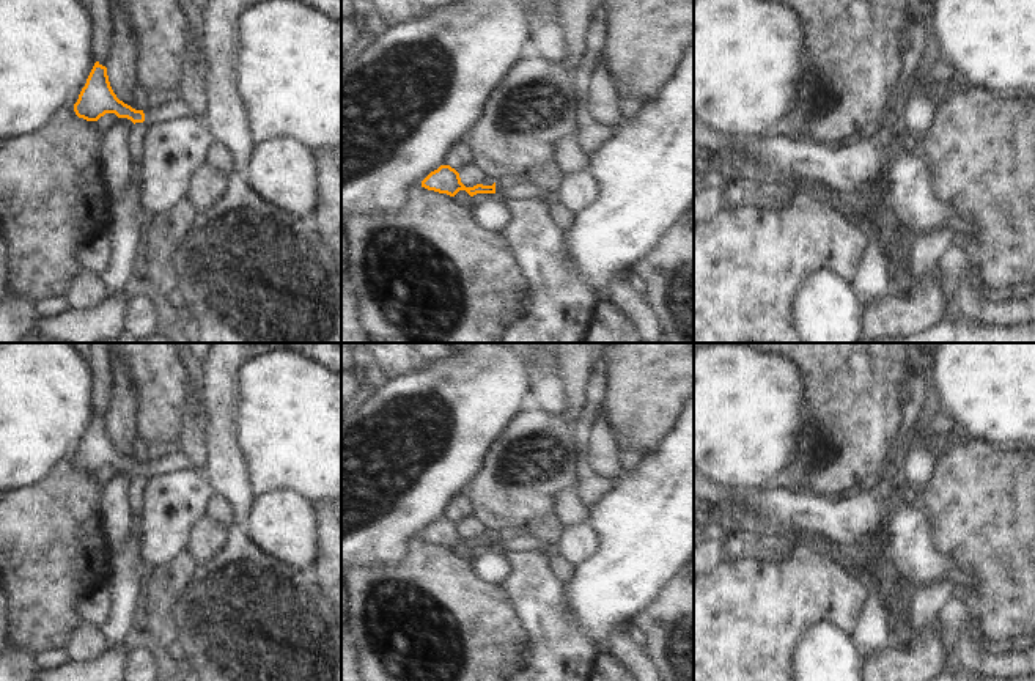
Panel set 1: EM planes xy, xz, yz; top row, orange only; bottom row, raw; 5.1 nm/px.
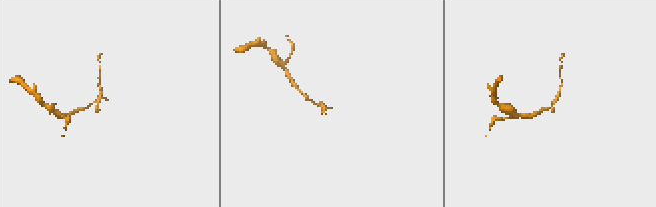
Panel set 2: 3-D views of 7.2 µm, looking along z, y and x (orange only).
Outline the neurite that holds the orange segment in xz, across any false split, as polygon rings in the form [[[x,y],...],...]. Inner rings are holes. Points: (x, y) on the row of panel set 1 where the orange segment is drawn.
[[[440,165],[437,170],[431,171],[422,181],[422,187],[450,197],[455,197],[459,190],[466,190],[470,197],[477,193],[494,193],[506,201],[530,200],[536,197],[544,198],[546,201],[558,200],[557,192],[540,187],[529,175],[503,176],[492,186],[477,184],[473,187],[466,187],[461,182],[459,173],[450,165]]]

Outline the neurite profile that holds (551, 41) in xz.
[[[552,19],[538,28],[535,55],[549,61],[563,61],[568,57],[565,30]]]

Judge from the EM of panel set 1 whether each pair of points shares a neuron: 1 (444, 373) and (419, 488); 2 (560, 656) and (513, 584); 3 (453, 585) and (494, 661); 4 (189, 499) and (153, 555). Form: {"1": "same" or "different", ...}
{"1": "same", "2": "same", "3": "same", "4": "same"}

